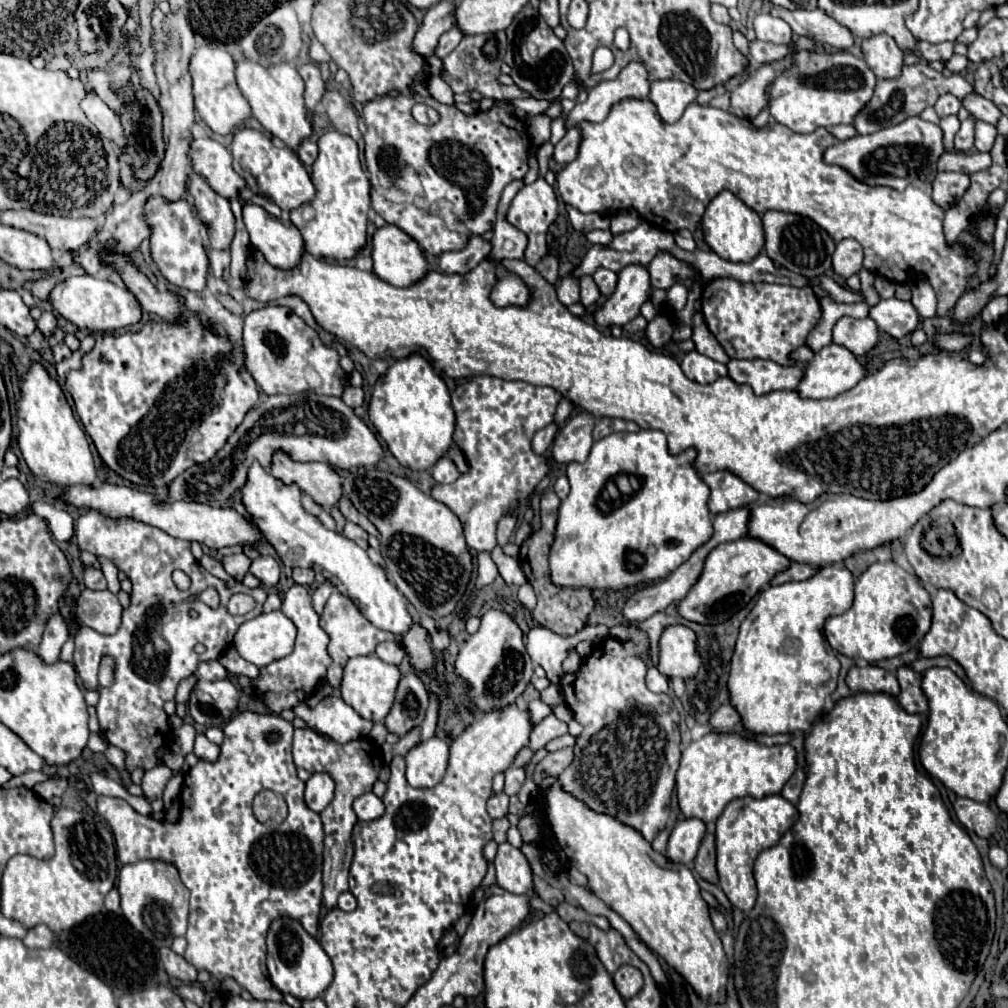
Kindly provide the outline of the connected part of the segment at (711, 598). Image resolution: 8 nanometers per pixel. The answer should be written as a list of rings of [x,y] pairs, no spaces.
[[[749,536],[739,538],[735,542],[719,544],[705,558],[703,572],[699,574],[699,580],[691,586],[689,594],[681,602],[677,602],[677,610],[685,620],[691,622],[721,624],[723,620],[729,620],[737,610],[745,608],[751,602],[751,598],[789,564],[791,562],[783,554],[779,554],[765,542]]]

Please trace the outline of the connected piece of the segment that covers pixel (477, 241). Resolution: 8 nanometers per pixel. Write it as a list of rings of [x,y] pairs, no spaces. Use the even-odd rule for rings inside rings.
[[[471,236],[467,246],[459,252],[445,252],[441,254],[441,270],[445,274],[467,274],[471,272],[481,260],[487,258],[491,244],[485,242],[481,236]]]

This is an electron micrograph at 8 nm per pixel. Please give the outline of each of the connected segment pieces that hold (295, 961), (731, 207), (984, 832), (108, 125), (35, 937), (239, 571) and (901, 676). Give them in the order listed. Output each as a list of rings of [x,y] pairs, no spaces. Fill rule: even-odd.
[[[277,918],[267,934],[267,968],[273,984],[297,1000],[319,998],[333,980],[333,966],[321,944],[293,918]]]
[[[729,190],[719,192],[709,202],[709,206],[705,208],[705,214],[701,218],[701,228],[703,228],[703,236],[705,236],[705,242],[709,244],[709,248],[729,262],[749,262],[763,250],[763,244],[765,244],[761,216],[755,210],[751,210],[749,206],[745,206]]]
[[[957,798],[953,804],[953,810],[959,822],[981,838],[989,838],[997,828],[995,812],[991,810],[991,806],[983,802],[975,802],[971,798]]]
[[[85,92],[85,98],[81,100],[81,108],[105,138],[111,138],[119,148],[127,144],[115,112],[111,112],[111,108],[107,108],[107,104],[99,100],[99,96],[91,96],[91,92]]]
[[[39,924],[27,932],[23,942],[27,948],[51,948],[55,946],[55,934],[45,924]]]
[[[241,552],[241,554],[231,554],[231,556],[225,556],[221,560],[225,572],[229,576],[233,576],[235,580],[243,580],[243,576],[249,572],[249,566],[251,566],[251,560]]]
[[[901,666],[897,670],[897,680],[901,686],[901,694],[897,698],[899,704],[911,714],[925,716],[929,708],[927,708],[927,700],[923,696],[923,690],[921,690],[921,674],[913,672],[909,666]]]

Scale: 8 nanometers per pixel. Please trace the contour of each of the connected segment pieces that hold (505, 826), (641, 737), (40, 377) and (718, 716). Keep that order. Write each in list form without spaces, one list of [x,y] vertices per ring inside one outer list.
[[[501,818],[501,820],[495,820],[493,822],[493,840],[497,844],[503,844],[507,840],[507,830],[509,830],[509,820],[507,818]]]
[[[629,628],[631,640],[617,640],[607,638],[603,644],[599,644],[593,654],[583,662],[579,672],[575,672],[573,678],[573,696],[567,696],[567,678],[565,674],[561,678],[561,688],[565,694],[565,702],[573,710],[573,716],[577,722],[583,724],[583,732],[577,738],[575,744],[575,760],[573,764],[559,774],[559,784],[563,790],[571,792],[579,800],[583,800],[587,806],[599,812],[607,812],[621,822],[637,828],[643,832],[647,840],[653,840],[667,824],[669,820],[669,808],[671,808],[671,794],[675,786],[675,772],[679,768],[679,714],[673,706],[673,700],[669,696],[653,694],[645,686],[645,672],[647,666],[641,660],[641,652],[649,652],[647,636],[637,630]]]
[[[31,362],[19,374],[19,398],[17,398],[17,430],[21,454],[35,476],[59,486],[71,484],[95,484],[95,466],[85,432],[77,424],[71,404],[65,398],[61,384],[51,378],[43,362]]]
[[[723,704],[713,716],[711,716],[711,726],[717,732],[729,732],[735,728],[735,724],[741,722],[739,712],[735,712],[735,708],[731,704]]]

